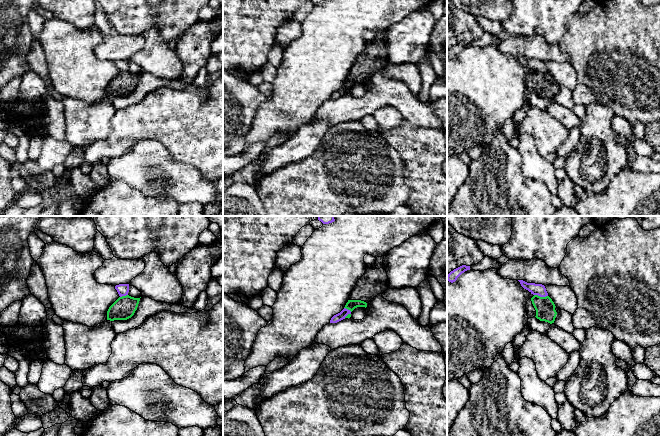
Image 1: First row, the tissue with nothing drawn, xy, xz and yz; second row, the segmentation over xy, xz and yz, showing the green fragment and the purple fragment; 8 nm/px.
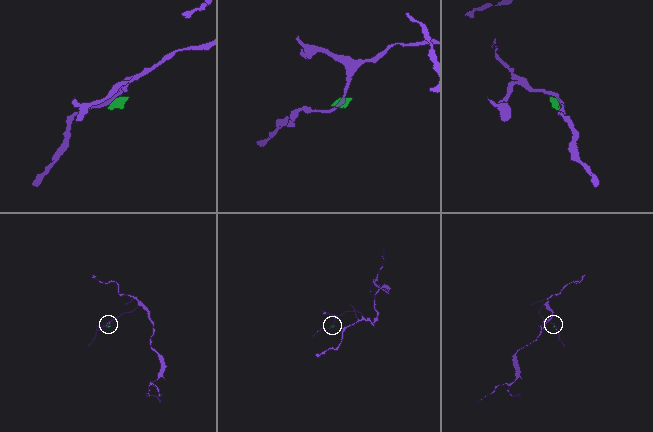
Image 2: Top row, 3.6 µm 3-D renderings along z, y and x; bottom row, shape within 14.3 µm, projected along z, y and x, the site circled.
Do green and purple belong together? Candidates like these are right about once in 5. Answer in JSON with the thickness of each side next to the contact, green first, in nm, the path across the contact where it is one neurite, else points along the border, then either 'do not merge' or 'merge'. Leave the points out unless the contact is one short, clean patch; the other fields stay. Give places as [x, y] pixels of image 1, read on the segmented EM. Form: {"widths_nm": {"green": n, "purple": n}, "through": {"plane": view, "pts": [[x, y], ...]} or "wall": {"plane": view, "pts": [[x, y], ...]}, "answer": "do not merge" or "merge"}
{"widths_nm": {"green": 160, "purple": 100}, "wall": {"plane": "yz", "pts": [[534, 294], [547, 296]]}, "answer": "do not merge"}

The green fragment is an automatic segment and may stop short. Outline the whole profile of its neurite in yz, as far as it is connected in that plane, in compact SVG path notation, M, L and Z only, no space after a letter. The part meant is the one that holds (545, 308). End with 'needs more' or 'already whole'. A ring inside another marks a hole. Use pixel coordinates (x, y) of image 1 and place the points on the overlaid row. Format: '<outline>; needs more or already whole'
M534 295L527 301L526 311L528 318L536 317L540 321L545 321L550 324L554 323L557 312L555 304L549 296L540 297Z; needs more

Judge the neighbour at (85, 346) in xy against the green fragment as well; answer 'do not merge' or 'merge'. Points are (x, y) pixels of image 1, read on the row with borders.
do not merge

